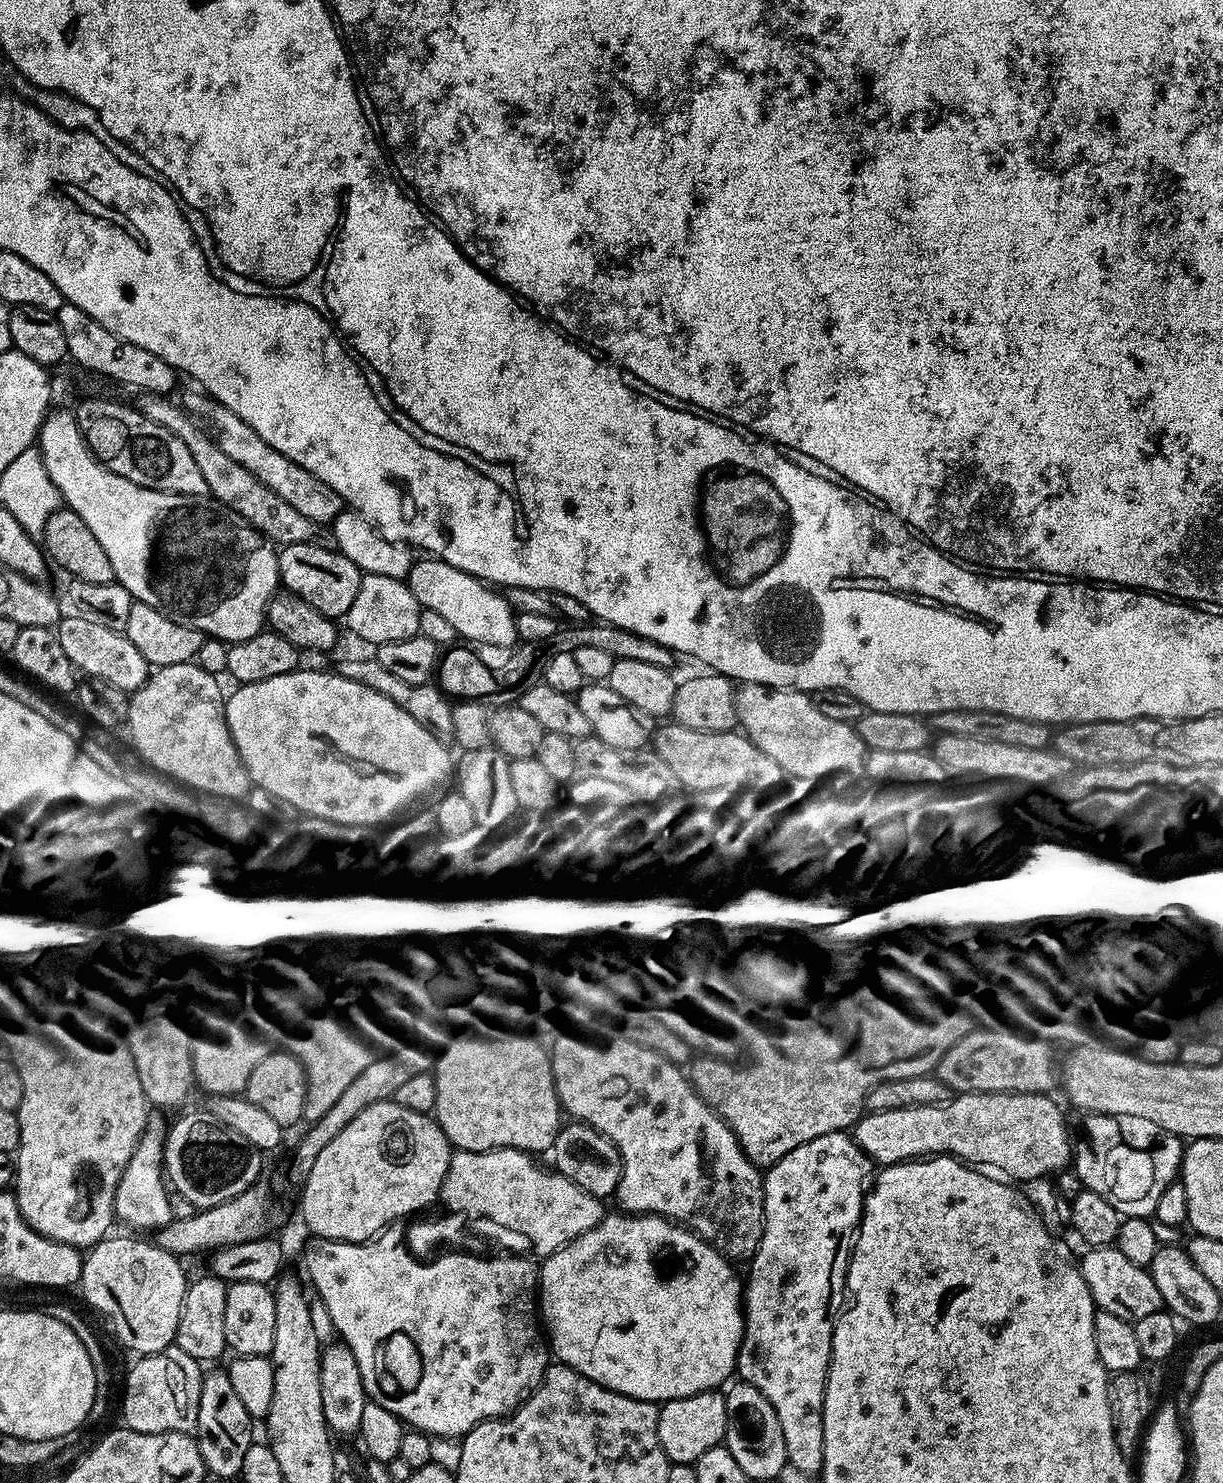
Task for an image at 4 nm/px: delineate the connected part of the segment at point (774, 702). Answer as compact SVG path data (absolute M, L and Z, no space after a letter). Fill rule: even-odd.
M741 683L735 693L738 724L743 735L774 757L789 777L820 780L823 776L865 771L870 749L864 739L852 724L838 722L838 718L826 718L809 693L746 683Z

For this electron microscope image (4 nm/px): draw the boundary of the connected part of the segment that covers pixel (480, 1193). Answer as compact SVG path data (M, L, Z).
M498 1148L494 1152L462 1152L453 1151L449 1158L448 1169L444 1180L440 1183L439 1203L450 1212L466 1212L470 1216L485 1216L490 1222L498 1222L502 1230L508 1228L525 1236L536 1247L535 1255L543 1258L552 1252L557 1252L562 1245L568 1244L576 1236L581 1236L603 1220L606 1209L595 1196L586 1194L574 1182L552 1170L543 1172L535 1164L533 1157L519 1148Z

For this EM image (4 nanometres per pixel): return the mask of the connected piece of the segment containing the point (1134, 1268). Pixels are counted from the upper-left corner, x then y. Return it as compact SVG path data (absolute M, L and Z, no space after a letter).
M1115 1246L1088 1248L1085 1253L1084 1257L1079 1257L1078 1267L1099 1311L1135 1322L1164 1308L1162 1294L1158 1294L1158 1286L1154 1286L1154 1278L1145 1265L1130 1262L1130 1258Z

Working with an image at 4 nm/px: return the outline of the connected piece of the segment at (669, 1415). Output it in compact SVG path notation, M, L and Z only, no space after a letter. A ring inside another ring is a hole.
M720 1390L699 1392L681 1400L666 1400L656 1414L656 1437L672 1464L695 1465L706 1450L721 1447L728 1425L725 1393Z

